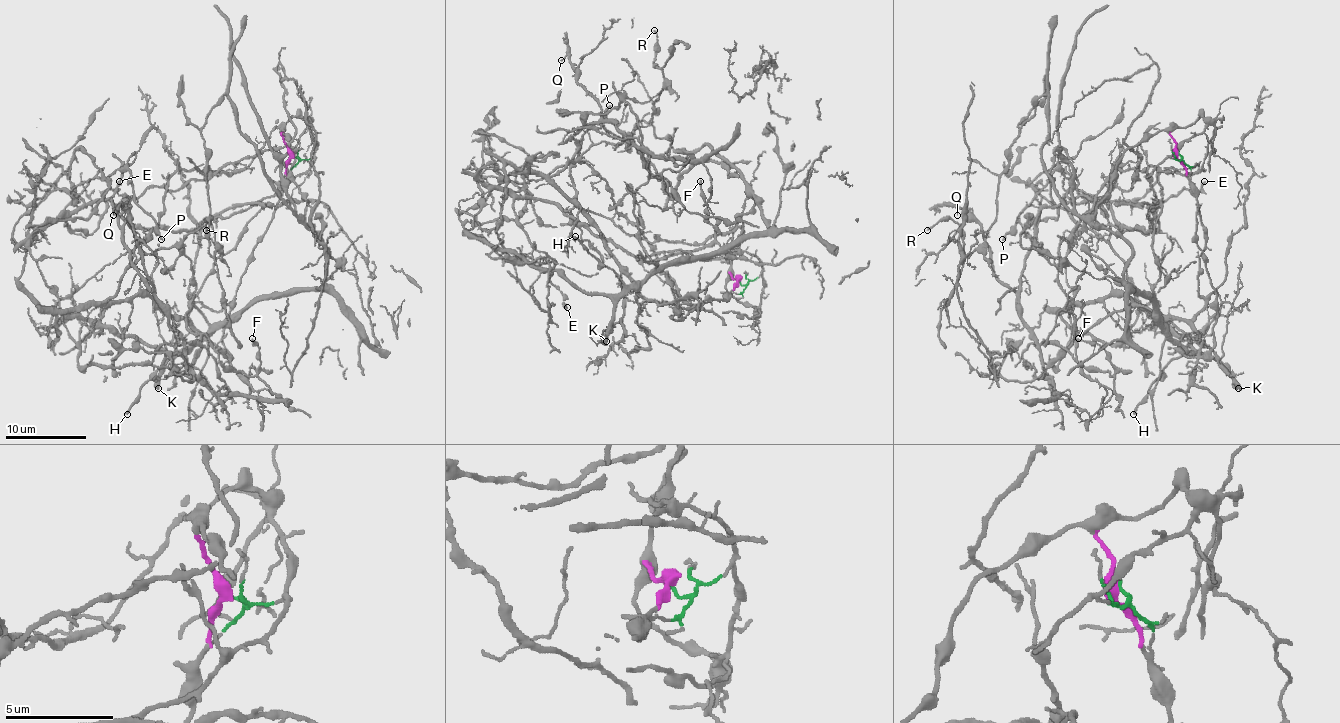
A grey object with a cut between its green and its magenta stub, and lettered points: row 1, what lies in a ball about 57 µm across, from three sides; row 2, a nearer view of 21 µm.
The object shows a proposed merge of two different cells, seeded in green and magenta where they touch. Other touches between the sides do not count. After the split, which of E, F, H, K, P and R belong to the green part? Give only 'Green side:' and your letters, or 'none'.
Green side: E, P

